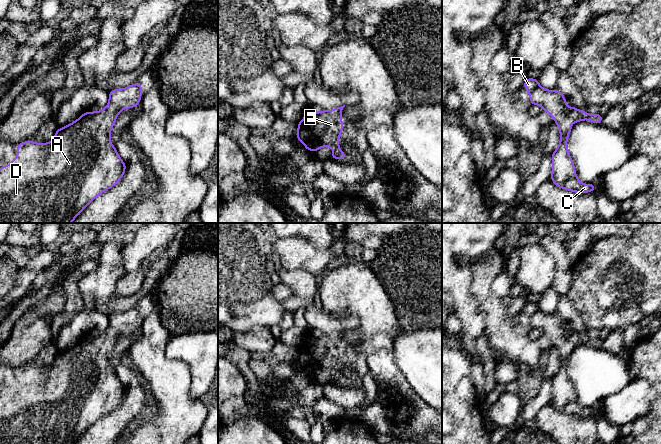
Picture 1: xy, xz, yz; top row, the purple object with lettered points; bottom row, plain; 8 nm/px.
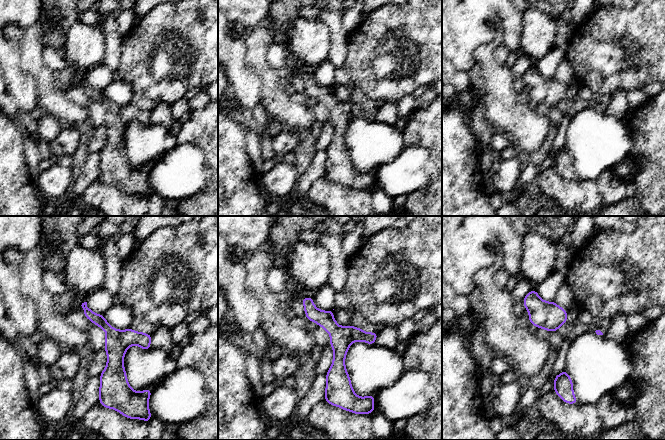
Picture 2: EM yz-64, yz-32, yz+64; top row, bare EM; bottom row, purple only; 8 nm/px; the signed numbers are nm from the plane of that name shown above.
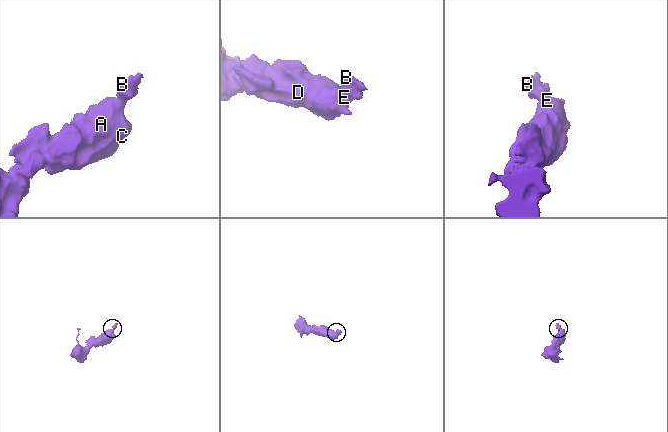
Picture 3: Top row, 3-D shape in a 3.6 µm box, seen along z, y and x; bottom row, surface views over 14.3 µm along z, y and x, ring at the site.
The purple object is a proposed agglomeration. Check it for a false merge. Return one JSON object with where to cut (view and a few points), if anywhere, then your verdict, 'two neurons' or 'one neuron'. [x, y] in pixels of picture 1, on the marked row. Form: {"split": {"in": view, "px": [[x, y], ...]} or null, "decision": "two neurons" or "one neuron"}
{"split": null, "decision": "one neuron"}

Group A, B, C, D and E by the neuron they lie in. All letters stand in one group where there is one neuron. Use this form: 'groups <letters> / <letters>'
groups A B C D E

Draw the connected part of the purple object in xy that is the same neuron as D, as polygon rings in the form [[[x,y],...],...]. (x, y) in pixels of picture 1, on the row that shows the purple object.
[[[140,83],[116,90],[109,91],[109,102],[103,110],[97,112],[87,111],[76,121],[66,125],[64,128],[58,128],[54,138],[49,143],[35,143],[30,140],[17,144],[17,157],[9,165],[0,167],[0,223],[72,223],[72,221],[92,202],[97,196],[106,190],[115,186],[123,177],[126,165],[120,158],[115,146],[110,142],[111,130],[117,120],[117,115],[123,110],[134,108],[139,105],[143,88]]]

